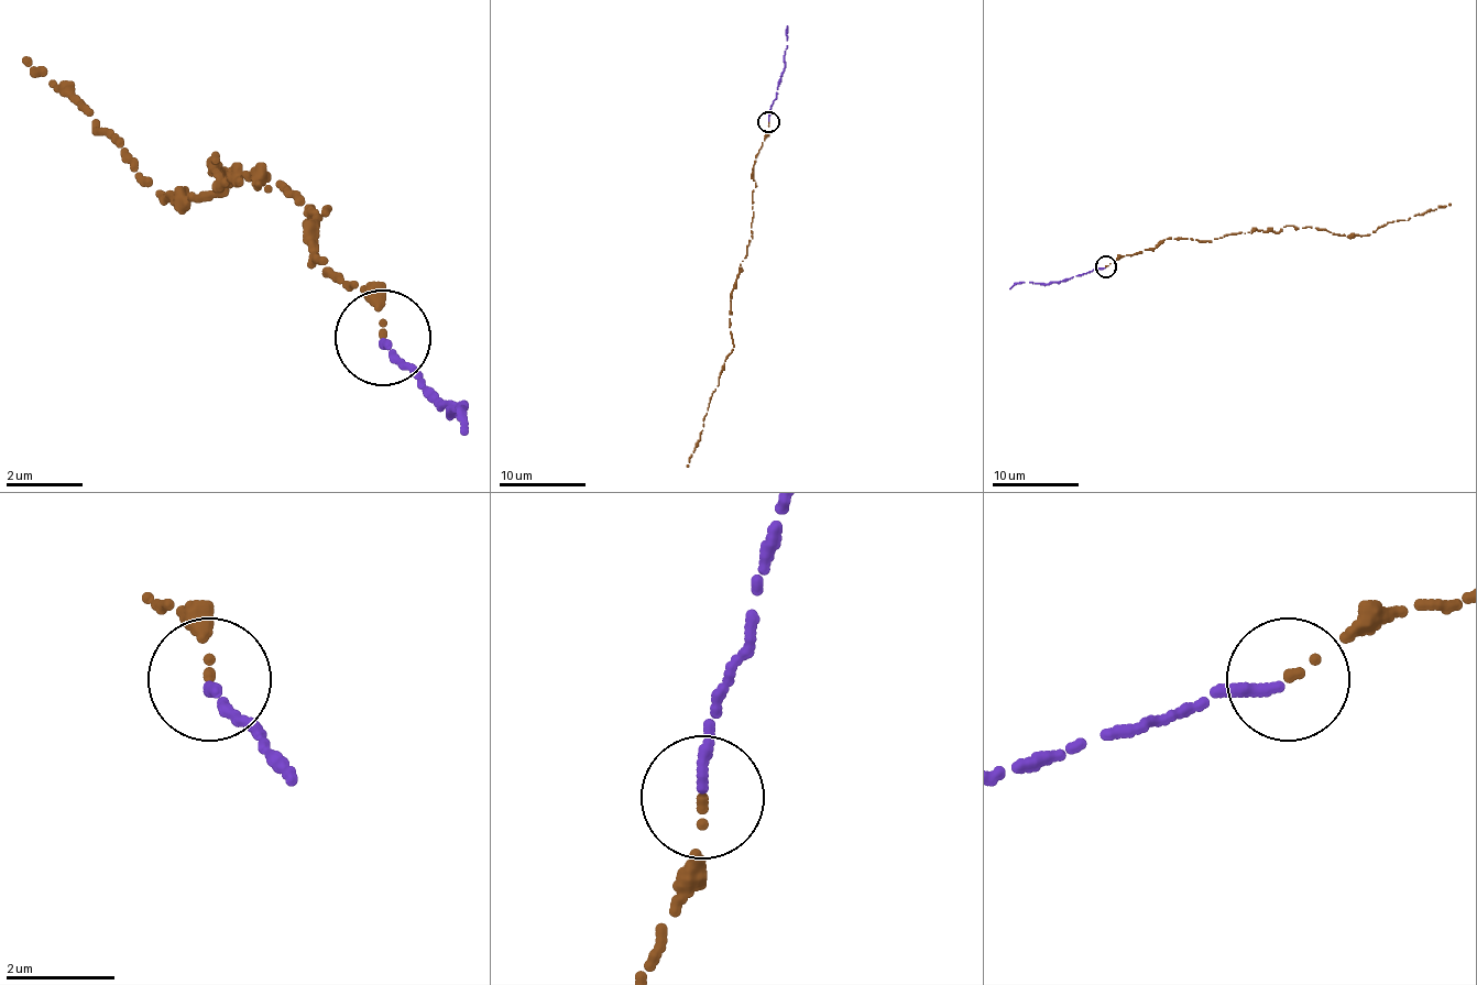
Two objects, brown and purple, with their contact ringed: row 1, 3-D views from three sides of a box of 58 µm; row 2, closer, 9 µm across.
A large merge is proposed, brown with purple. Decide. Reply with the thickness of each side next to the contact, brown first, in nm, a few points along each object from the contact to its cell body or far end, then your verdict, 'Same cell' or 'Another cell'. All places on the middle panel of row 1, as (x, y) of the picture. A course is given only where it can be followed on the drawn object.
Thickness 100 nm (brown) against 200 nm. Course of brown: (768, 122), (753, 170), (753, 238), (731, 292), (729, 327), (733, 350), (724, 361), (700, 439), (688, 466). Course of purple: (768, 120), (785, 66), (787, 26). Same cell

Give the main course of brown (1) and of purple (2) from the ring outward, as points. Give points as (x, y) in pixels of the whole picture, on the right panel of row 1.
1: (1106, 266), (1167, 238), (1209, 240), (1287, 225), (1367, 236), (1450, 203)
2: (1104, 269), (1050, 284), (1019, 282), (1010, 288)

